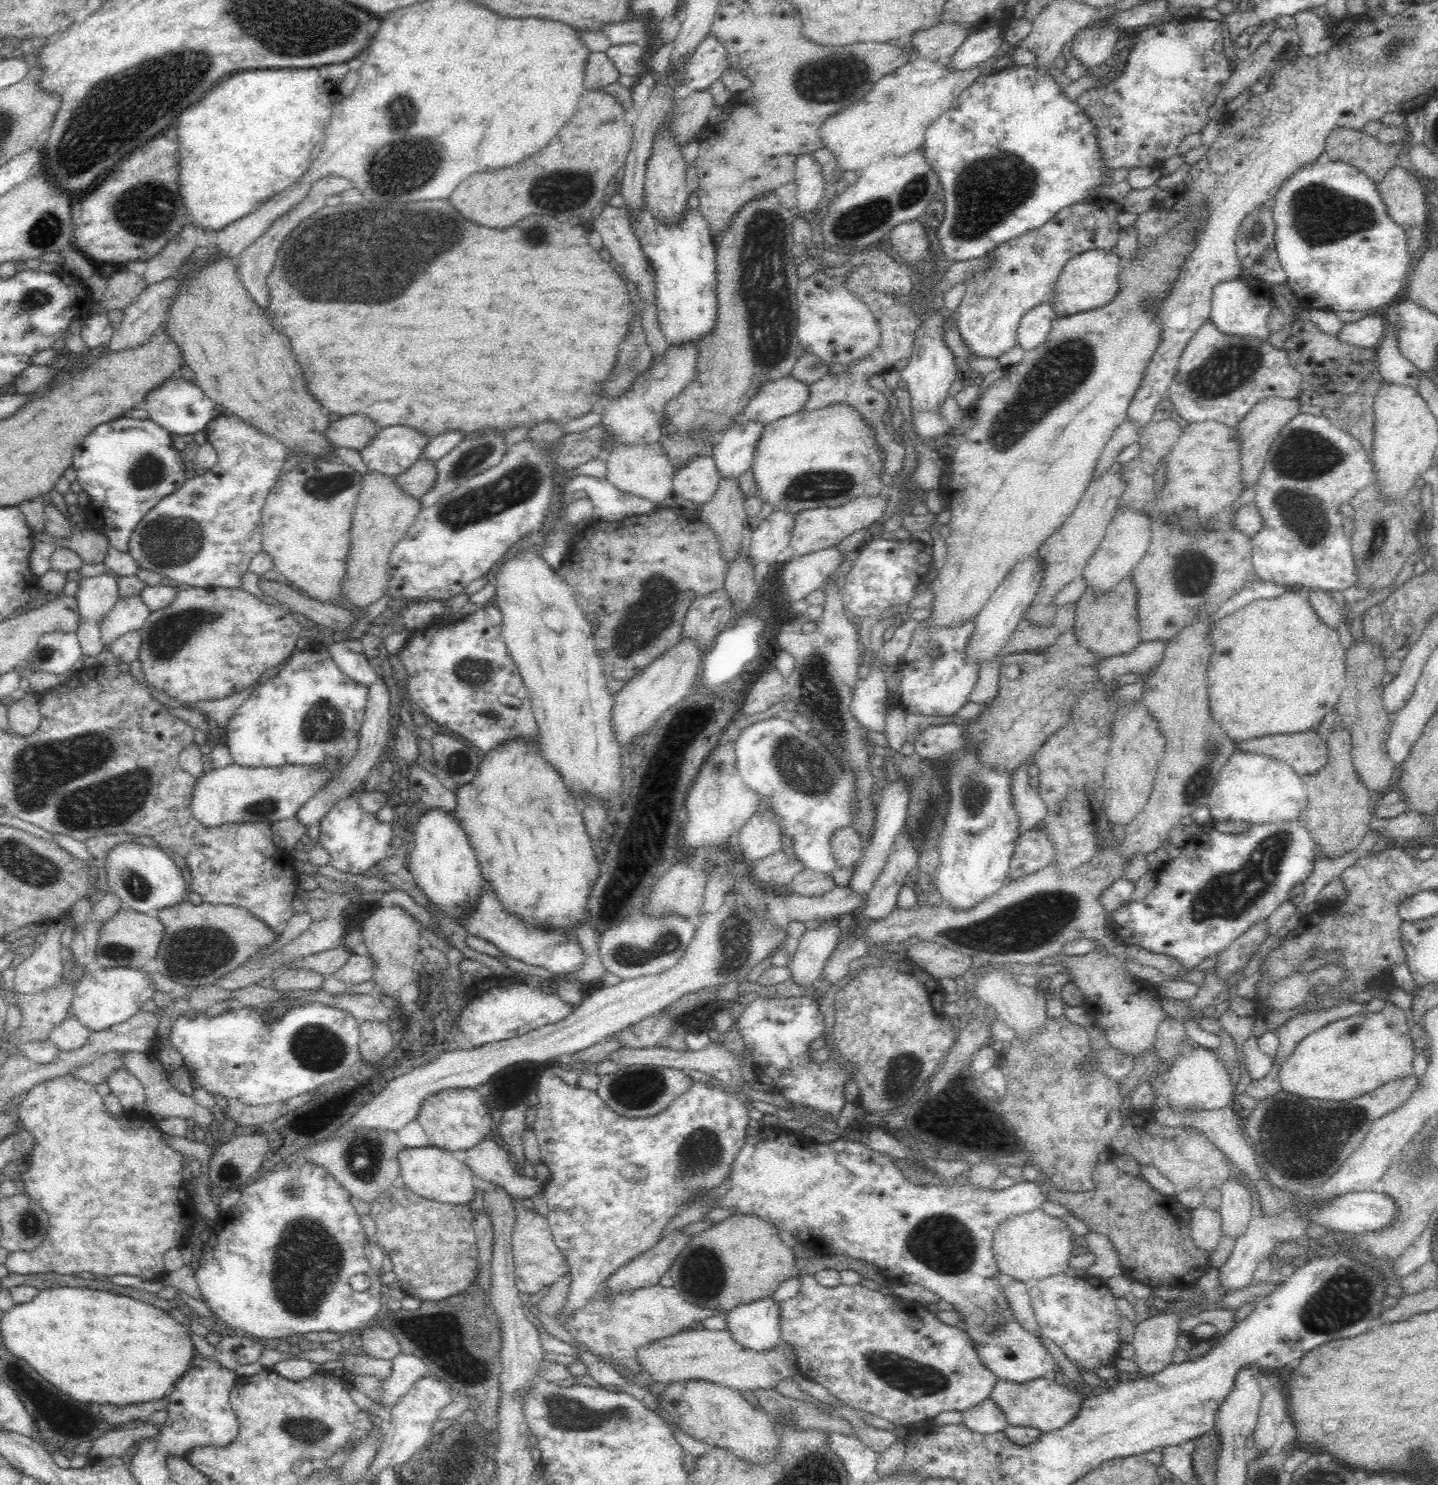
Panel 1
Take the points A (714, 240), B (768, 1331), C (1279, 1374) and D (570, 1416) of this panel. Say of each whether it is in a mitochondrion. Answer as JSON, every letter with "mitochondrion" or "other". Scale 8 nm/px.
{"A":"other","B":"other","C":"other","D":"mitochondrion"}

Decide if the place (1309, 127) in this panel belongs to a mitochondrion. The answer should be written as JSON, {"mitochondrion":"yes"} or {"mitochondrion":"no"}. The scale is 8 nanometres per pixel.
{"mitochondrion":"no"}

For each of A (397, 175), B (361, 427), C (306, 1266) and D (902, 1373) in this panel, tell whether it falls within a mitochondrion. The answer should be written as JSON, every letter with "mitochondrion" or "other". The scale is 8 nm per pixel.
{"A":"mitochondrion","B":"other","C":"mitochondrion","D":"mitochondrion"}

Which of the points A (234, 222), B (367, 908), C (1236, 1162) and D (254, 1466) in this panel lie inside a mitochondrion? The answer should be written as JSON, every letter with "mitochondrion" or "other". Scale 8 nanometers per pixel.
{"A":"other","B":"other","C":"other","D":"other"}

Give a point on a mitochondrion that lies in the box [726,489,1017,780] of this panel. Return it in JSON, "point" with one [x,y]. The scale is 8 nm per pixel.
{"point":[810,689]}

